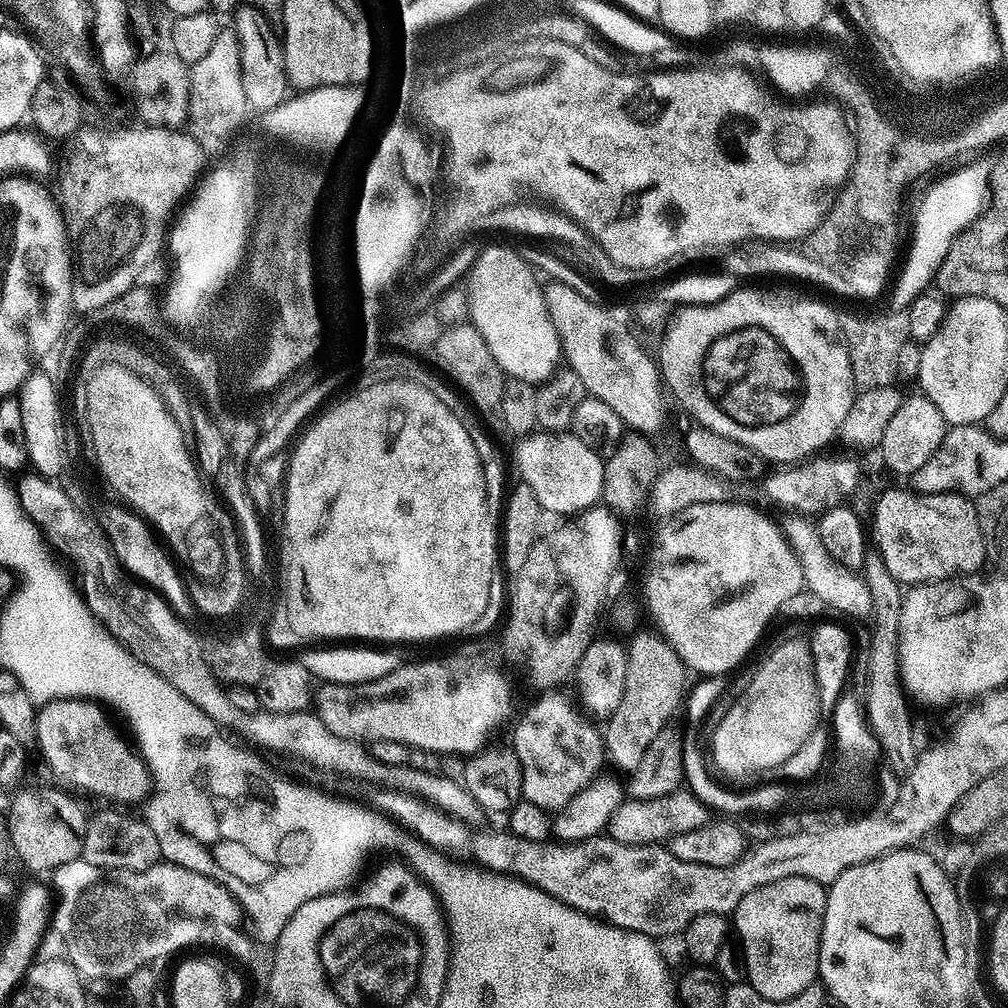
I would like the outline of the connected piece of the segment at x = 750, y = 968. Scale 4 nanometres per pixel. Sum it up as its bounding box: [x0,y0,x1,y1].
[734,876,827,1000]

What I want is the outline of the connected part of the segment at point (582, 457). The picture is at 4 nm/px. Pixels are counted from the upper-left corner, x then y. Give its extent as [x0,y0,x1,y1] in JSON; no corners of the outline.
[515,431,605,518]

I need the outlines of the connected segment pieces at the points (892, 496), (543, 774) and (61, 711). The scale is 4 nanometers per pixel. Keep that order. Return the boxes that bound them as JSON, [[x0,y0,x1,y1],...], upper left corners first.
[[870,486,986,586],[510,690,606,814],[34,698,154,806]]

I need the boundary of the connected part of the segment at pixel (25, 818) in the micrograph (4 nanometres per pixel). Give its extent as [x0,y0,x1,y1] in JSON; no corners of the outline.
[6,787,89,874]

